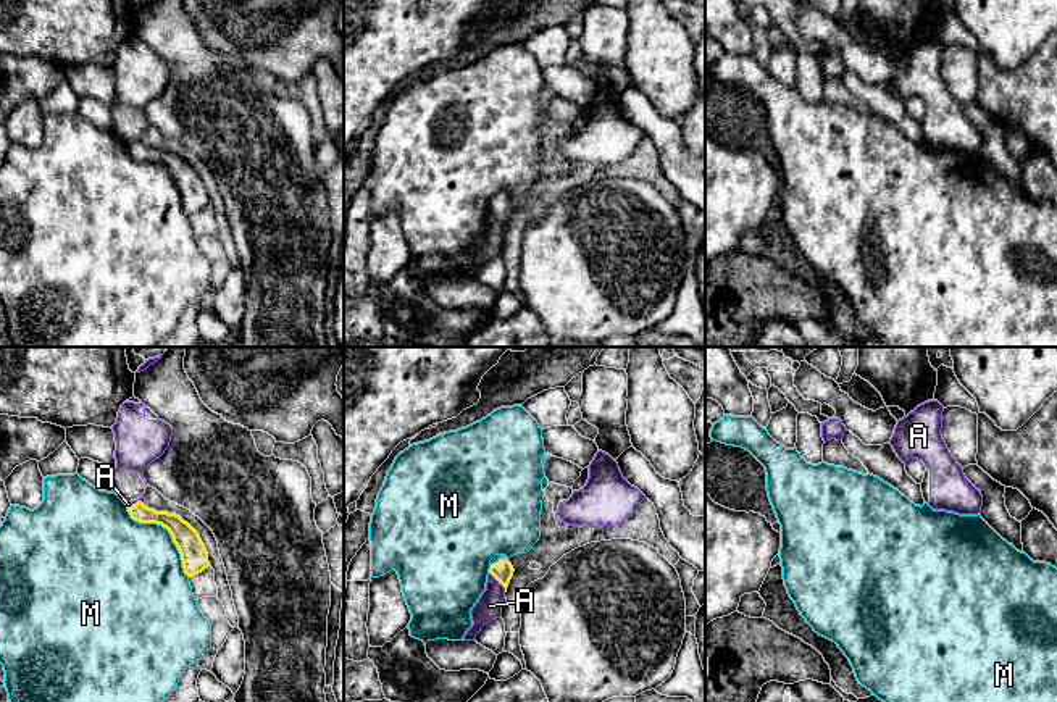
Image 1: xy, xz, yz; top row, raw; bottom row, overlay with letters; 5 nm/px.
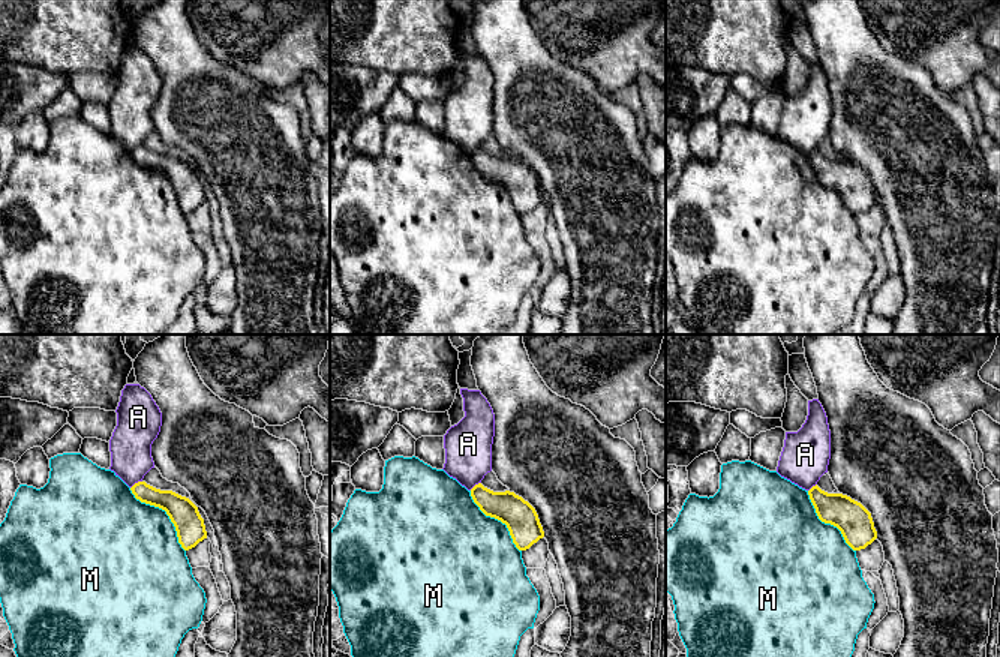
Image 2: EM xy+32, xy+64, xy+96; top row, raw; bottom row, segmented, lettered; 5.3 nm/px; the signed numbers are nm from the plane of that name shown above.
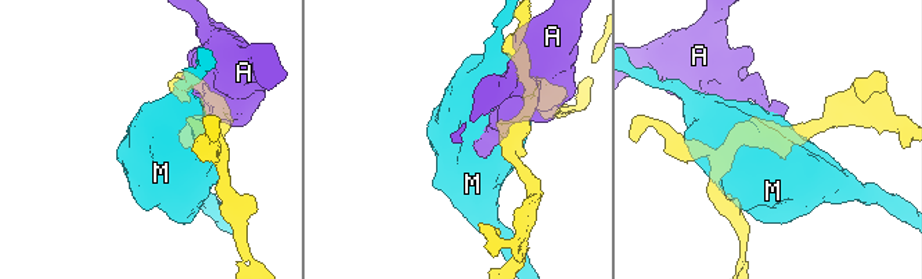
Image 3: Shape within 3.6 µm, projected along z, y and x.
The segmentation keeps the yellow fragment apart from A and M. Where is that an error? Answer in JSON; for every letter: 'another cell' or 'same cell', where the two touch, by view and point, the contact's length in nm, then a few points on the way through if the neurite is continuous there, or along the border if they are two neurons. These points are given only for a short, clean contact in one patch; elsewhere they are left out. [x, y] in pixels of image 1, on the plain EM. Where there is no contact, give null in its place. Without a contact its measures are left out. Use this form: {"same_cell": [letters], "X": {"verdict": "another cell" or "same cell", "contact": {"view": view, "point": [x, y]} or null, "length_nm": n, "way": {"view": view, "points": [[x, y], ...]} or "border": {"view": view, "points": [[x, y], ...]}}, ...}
{"same_cell": [], "A": {"verdict": "another cell", "contact": {"view": "xz", "point": [497, 218]}, "length_nm": 130, "border": {"view": "xz", "points": [[489, 210], [505, 229]]}}, "M": {"verdict": "another cell", "contact": {"view": "xy", "point": [168, 168]}, "length_nm": 480}}

